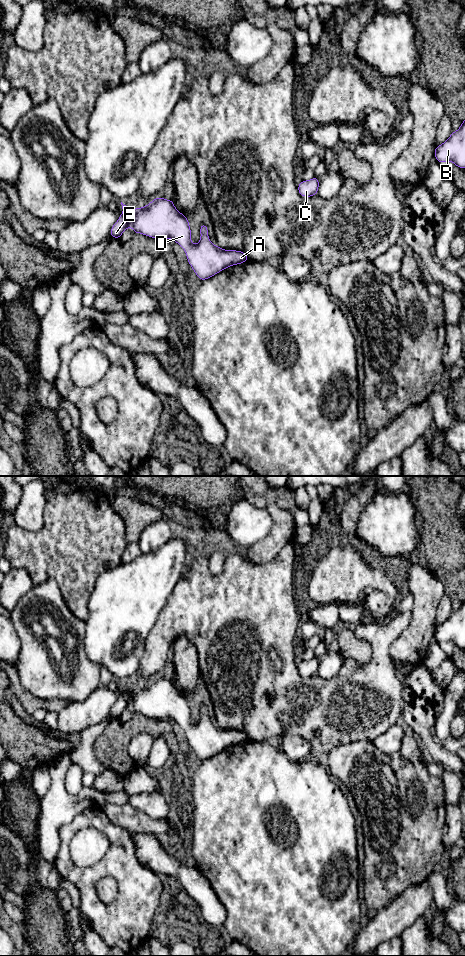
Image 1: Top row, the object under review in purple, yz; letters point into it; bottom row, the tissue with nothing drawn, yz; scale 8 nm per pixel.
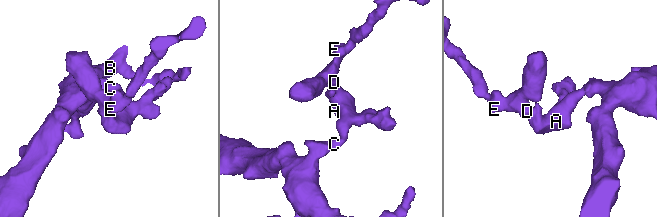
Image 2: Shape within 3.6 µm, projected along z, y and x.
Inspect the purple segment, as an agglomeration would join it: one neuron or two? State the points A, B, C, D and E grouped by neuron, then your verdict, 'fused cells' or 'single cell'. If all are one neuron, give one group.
groups A B C D E; single cell

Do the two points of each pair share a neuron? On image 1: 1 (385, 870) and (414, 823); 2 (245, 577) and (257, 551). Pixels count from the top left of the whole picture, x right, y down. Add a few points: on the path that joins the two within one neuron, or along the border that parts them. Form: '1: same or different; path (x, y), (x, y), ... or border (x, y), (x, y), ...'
1: same; path (395, 858), (401, 850), (403, 835)
2: different; border (243, 555), (252, 563), (265, 563), (274, 556)

